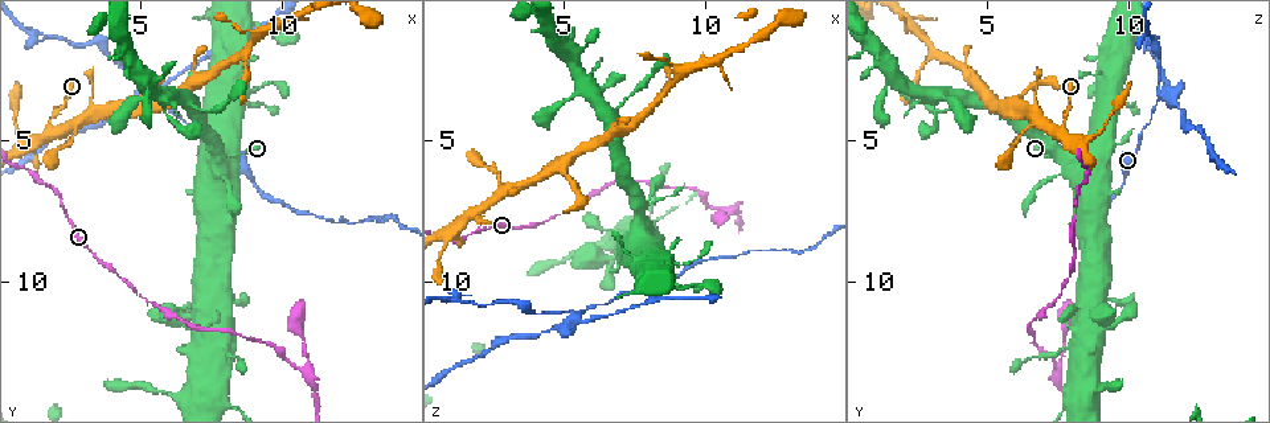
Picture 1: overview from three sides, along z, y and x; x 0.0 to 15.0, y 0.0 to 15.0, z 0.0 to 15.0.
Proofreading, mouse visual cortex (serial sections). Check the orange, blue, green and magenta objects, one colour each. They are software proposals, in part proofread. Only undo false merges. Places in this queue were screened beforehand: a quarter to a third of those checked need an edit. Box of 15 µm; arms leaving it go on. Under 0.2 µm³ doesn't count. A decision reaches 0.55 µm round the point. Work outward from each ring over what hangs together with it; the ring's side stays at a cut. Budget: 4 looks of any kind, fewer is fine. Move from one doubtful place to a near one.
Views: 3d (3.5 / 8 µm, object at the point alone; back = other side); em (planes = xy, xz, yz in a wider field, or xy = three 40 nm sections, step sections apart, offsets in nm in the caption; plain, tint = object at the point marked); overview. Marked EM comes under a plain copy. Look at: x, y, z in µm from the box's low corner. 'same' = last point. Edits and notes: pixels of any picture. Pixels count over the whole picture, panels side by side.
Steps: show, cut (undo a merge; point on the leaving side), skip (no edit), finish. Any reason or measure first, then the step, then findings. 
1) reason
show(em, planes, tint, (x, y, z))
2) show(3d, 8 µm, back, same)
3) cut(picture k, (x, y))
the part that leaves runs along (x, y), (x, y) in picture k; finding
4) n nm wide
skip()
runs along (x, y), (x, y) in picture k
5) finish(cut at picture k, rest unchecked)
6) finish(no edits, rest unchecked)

branch point
show(3d, 8 µm, (10.8, 13.2, 7.5))

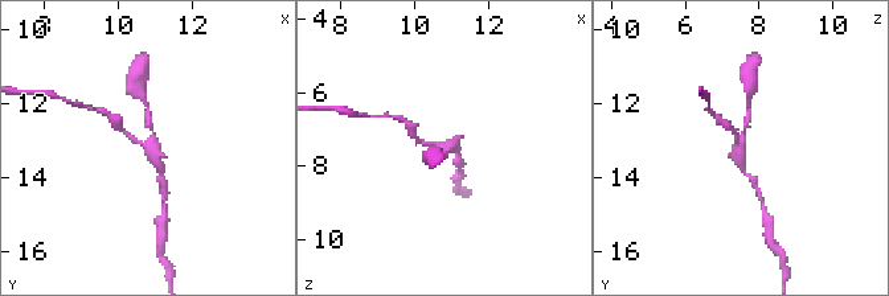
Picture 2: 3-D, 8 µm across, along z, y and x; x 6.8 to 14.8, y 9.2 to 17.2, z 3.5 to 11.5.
3 arms; arms of 150, 200, 200 nm
show(em, xy, step 2, tint, (10.8, 13.1, 7.5))

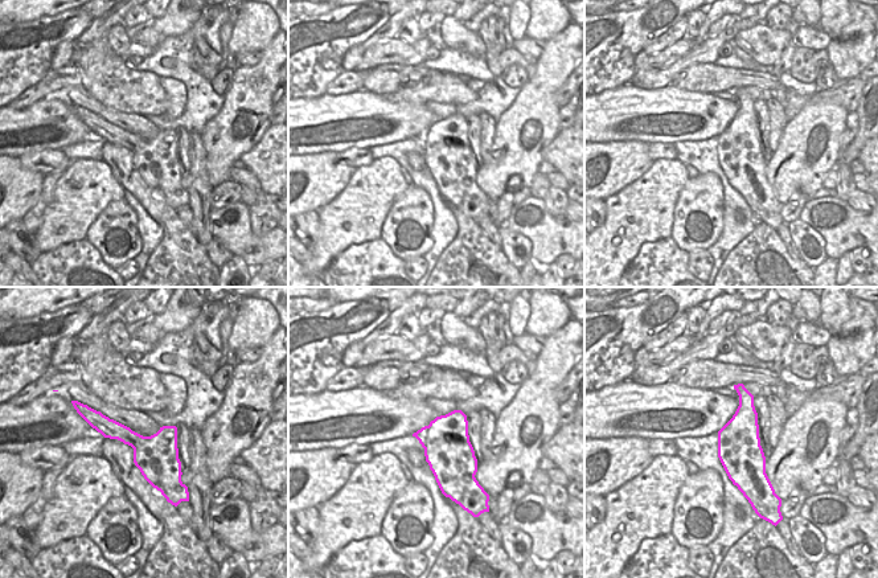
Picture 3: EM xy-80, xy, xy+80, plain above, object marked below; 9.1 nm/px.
cut(picture 2, (740, 160))
the part that leaves runs along (737, 143), (742, 144), (748, 102) in picture 2; two cells meet here

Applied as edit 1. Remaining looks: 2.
calibre changes
show(3d, 3.5 µm, back, (9.1, 6.6, 9.8))

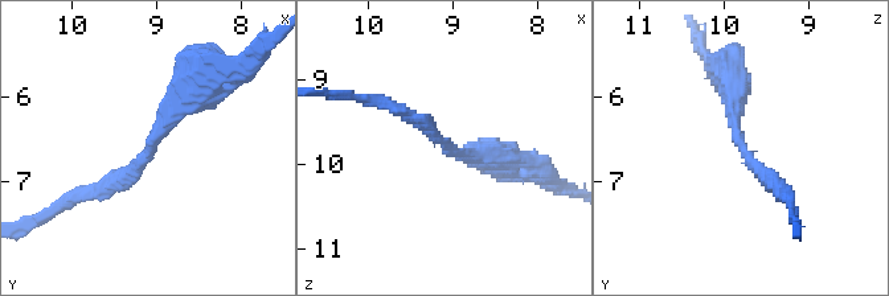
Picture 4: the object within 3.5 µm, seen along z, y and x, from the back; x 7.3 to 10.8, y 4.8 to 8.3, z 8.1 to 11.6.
arms of 200, 400 nm; need the tissue
show(em, xy, step 3, tint, (9.05, 6.50, 9.85))

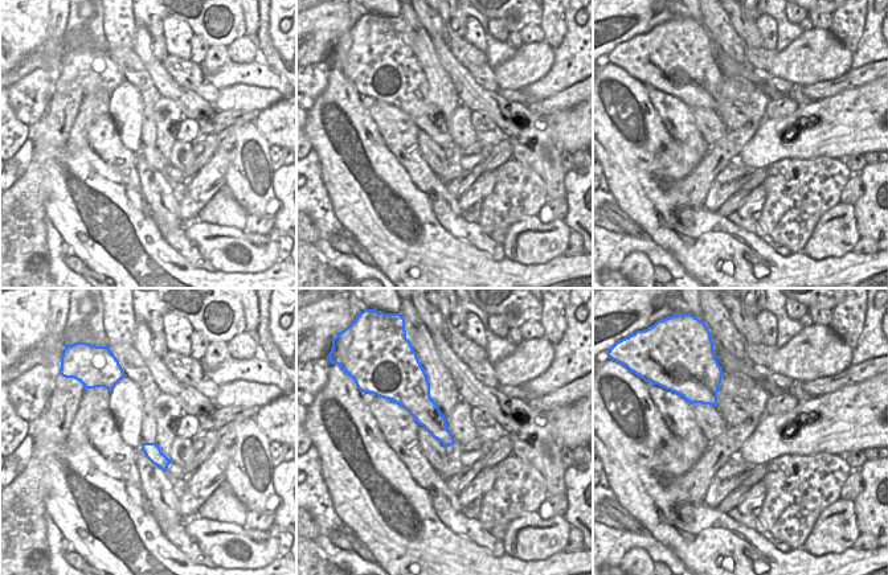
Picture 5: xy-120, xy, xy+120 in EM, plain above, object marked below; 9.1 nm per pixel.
skip()
runs along (205, 70), (140, 164), (99, 192) in picture 4; one cell here

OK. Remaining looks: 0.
finish(cut at picture 2, rest unchecked)

